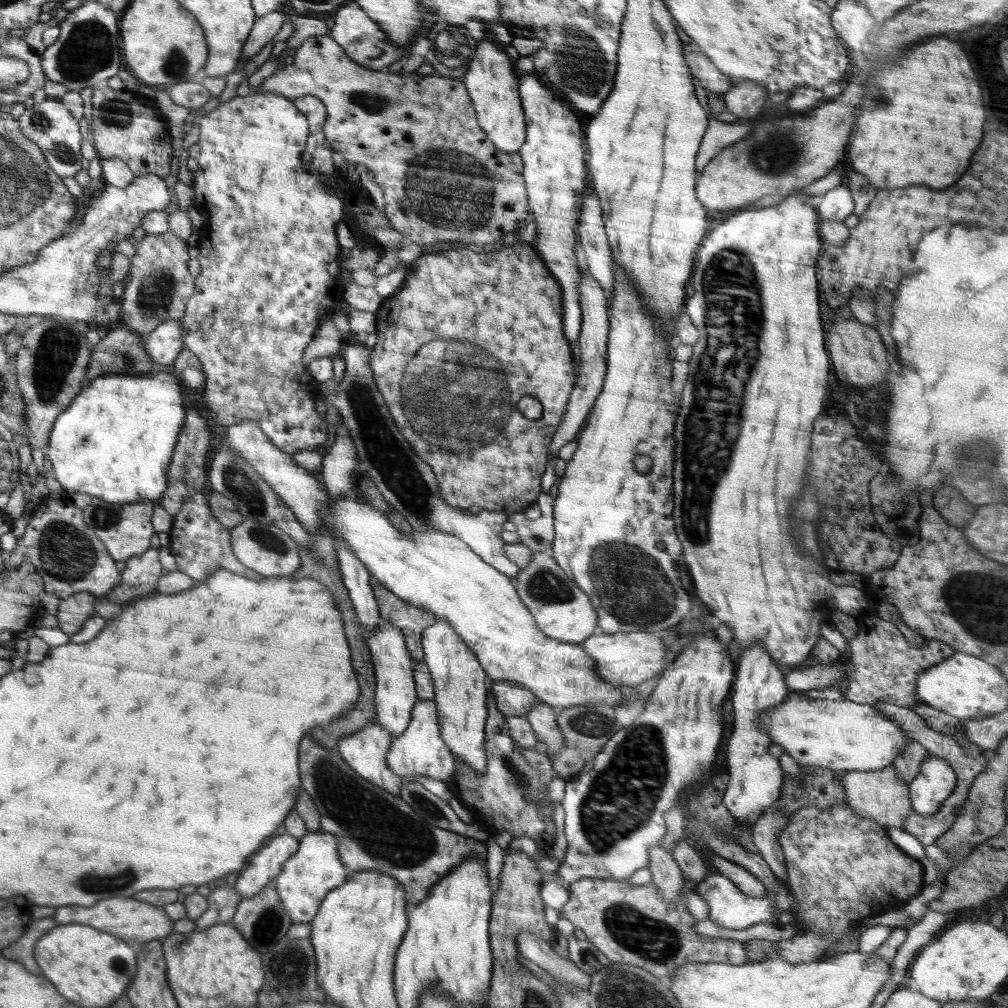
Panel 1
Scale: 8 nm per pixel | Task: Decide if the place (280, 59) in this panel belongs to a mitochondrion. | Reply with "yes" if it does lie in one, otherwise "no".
no

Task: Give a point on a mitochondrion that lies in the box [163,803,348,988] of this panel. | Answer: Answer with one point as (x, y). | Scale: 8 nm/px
(268, 926)

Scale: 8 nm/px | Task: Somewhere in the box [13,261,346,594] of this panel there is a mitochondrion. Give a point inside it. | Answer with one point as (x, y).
(59, 346)

